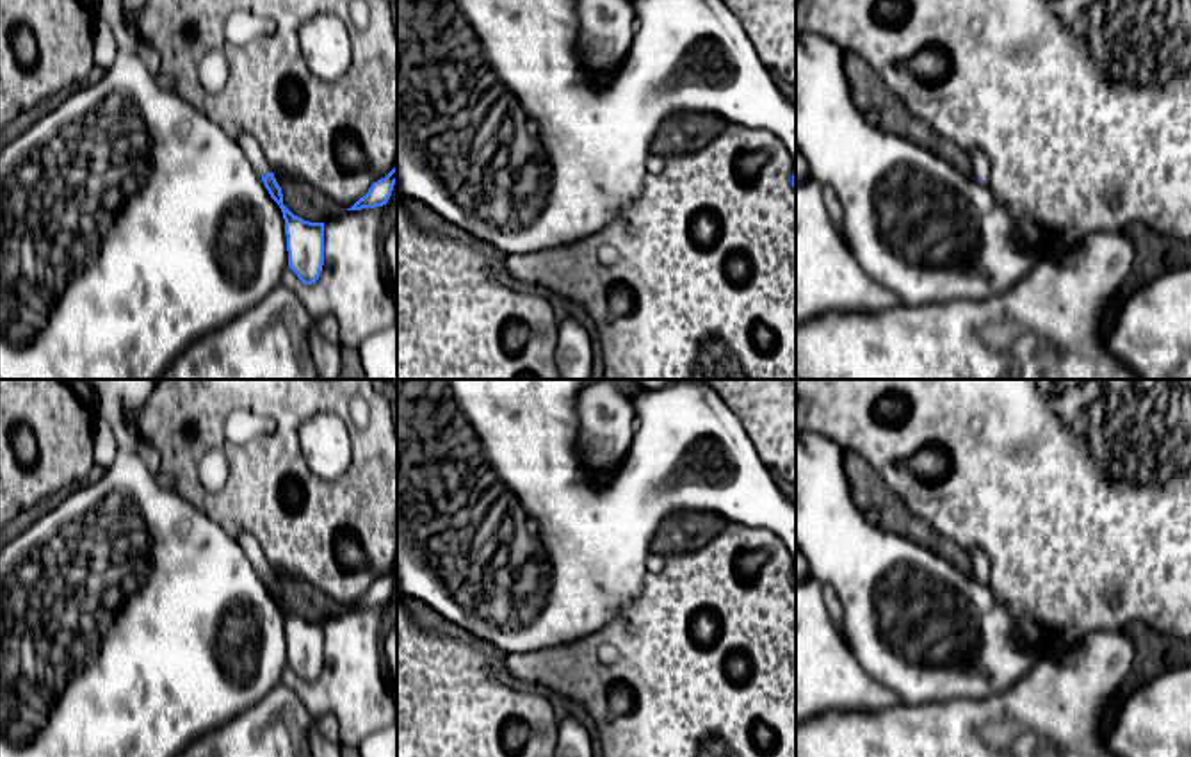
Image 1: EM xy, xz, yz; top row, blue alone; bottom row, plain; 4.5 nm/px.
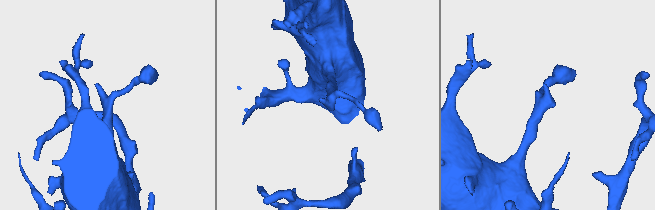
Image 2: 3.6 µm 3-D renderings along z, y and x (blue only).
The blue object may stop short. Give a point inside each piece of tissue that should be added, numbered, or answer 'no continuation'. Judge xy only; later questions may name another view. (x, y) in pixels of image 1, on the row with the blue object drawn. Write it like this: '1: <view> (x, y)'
1: xy (248, 143)

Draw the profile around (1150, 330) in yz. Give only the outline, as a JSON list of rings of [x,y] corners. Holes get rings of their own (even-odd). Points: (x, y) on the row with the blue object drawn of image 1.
[[[1191,265],[1123,292],[1106,347],[1139,379],[1191,379]]]

